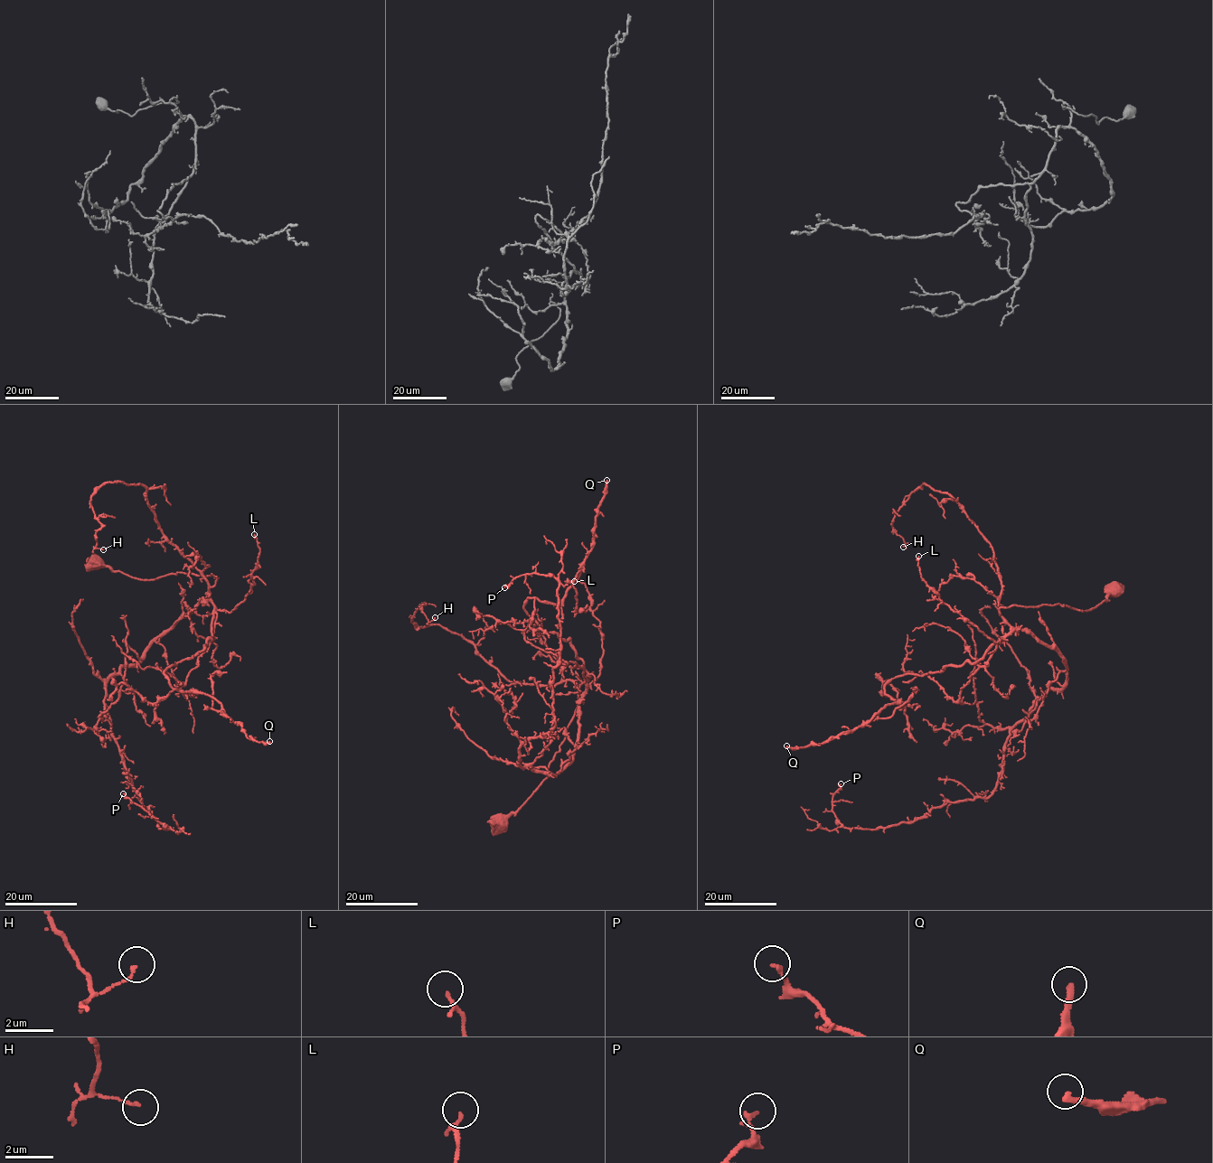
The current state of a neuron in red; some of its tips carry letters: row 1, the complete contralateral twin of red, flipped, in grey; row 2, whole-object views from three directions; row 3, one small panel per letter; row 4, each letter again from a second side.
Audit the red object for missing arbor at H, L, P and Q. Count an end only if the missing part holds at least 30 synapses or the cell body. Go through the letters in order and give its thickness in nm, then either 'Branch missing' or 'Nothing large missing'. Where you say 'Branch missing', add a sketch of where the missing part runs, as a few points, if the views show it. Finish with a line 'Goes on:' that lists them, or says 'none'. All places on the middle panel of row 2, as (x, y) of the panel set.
H: Thickness 110 nm. Nothing large missing
L: Thickness 160 nm. Nothing large missing
P: Thickness 170 nm. Nothing large missing
Q: Thickness 280 nm. Branch missing
Goes on: Q

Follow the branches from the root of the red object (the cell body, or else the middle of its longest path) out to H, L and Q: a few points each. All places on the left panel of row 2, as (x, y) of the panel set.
H: (95, 562), (138, 579), (218, 578), (210, 586), (167, 539), (140, 484), (107, 483), (91, 498), (103, 549)
L: (95, 562), (138, 579), (211, 575), (218, 578), (211, 601), (230, 612), (254, 583), (260, 548), (254, 534)
Q: (95, 562), (138, 579), (218, 578), (211, 640), (164, 673), (173, 689), (211, 696), (249, 738), (269, 741)

